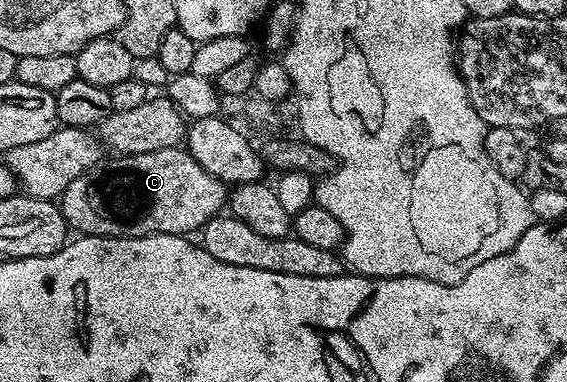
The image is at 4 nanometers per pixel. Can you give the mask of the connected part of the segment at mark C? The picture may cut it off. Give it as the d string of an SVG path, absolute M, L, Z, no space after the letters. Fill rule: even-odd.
M183 146L110 159L102 161L72 181L61 195L60 208L64 219L73 230L78 229L79 234L109 236L114 239L133 239L147 235L188 237L203 229L213 215L219 215L225 210L229 188L218 177L206 173L206 169L202 169L202 165L198 165L198 161L194 161L194 157Z

